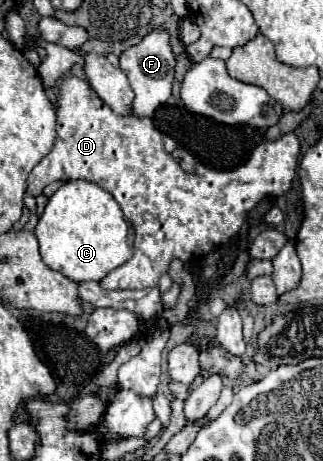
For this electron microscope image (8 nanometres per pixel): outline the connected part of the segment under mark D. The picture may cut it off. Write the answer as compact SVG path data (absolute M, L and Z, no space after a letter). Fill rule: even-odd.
M67 77L57 93L57 139L53 149L35 165L27 179L27 193L37 197L53 181L77 181L85 179L97 183L109 191L119 203L125 219L135 231L133 257L101 279L105 289L145 289L159 283L159 277L169 269L173 257L181 261L193 259L193 255L205 255L225 243L229 243L241 229L247 213L263 197L281 197L289 193L299 159L299 141L293 133L279 137L277 141L265 141L257 145L249 159L229 171L217 171L205 165L197 165L193 173L185 173L179 163L163 151L163 135L155 129L151 119L137 119L133 115L117 115L107 103L103 103L85 79Z

